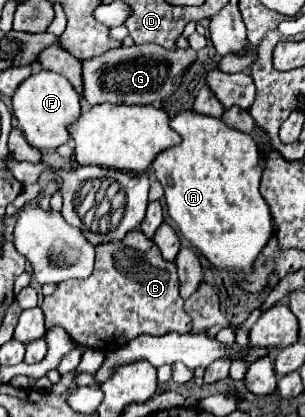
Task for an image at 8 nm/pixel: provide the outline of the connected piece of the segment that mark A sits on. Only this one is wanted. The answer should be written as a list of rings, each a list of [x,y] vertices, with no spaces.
[[[194,111],[178,113],[170,127],[182,137],[178,147],[170,147],[162,151],[158,159],[154,159],[154,175],[164,187],[164,197],[168,203],[168,215],[178,225],[178,231],[186,241],[190,241],[216,269],[226,269],[234,275],[250,275],[254,271],[254,263],[268,239],[274,235],[274,223],[270,215],[270,205],[262,199],[258,191],[262,165],[260,151],[254,139],[248,133],[240,133],[230,129],[226,123],[214,117],[206,117]]]

